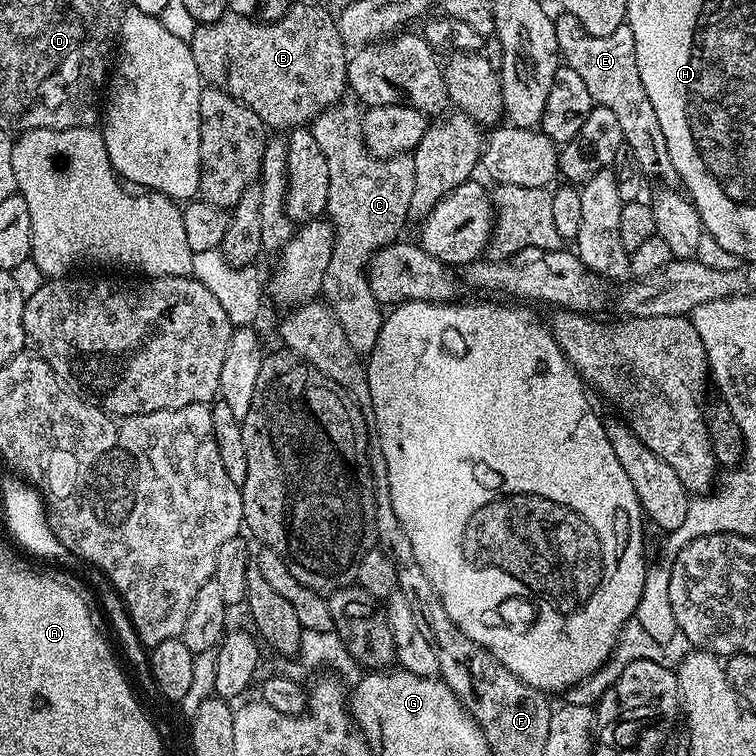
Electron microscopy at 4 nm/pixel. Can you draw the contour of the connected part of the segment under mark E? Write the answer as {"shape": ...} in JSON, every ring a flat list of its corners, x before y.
{"shape":[[567,14,555,17,556,37,563,63,572,68,586,82,596,104,606,106,622,125,624,143,634,150,638,157,638,166,642,166,645,177,657,176,660,182,668,182,676,176,666,150,666,138,662,134,662,125,658,123,658,114,654,114,654,105,646,95,646,86,642,86,642,74,638,74,638,58,634,50,634,34,627,22,618,26,606,37,595,37,574,18]]}

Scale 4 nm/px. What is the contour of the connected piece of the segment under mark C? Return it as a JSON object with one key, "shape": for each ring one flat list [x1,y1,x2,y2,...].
{"shape":[[337,102,325,108,310,125,318,147,322,154,326,154,326,171,330,174,330,198,326,216,332,225,332,253,320,290,323,303,331,308,342,330,346,332,346,338,350,338,350,346,356,353,367,354,374,350,385,318,382,306,374,298,374,294,370,294,368,260,382,246,393,243,399,237,396,235,403,230,404,223,410,220,410,197,414,195,414,162,408,154,383,158,372,155,362,138,361,109,355,103,344,103]]}

